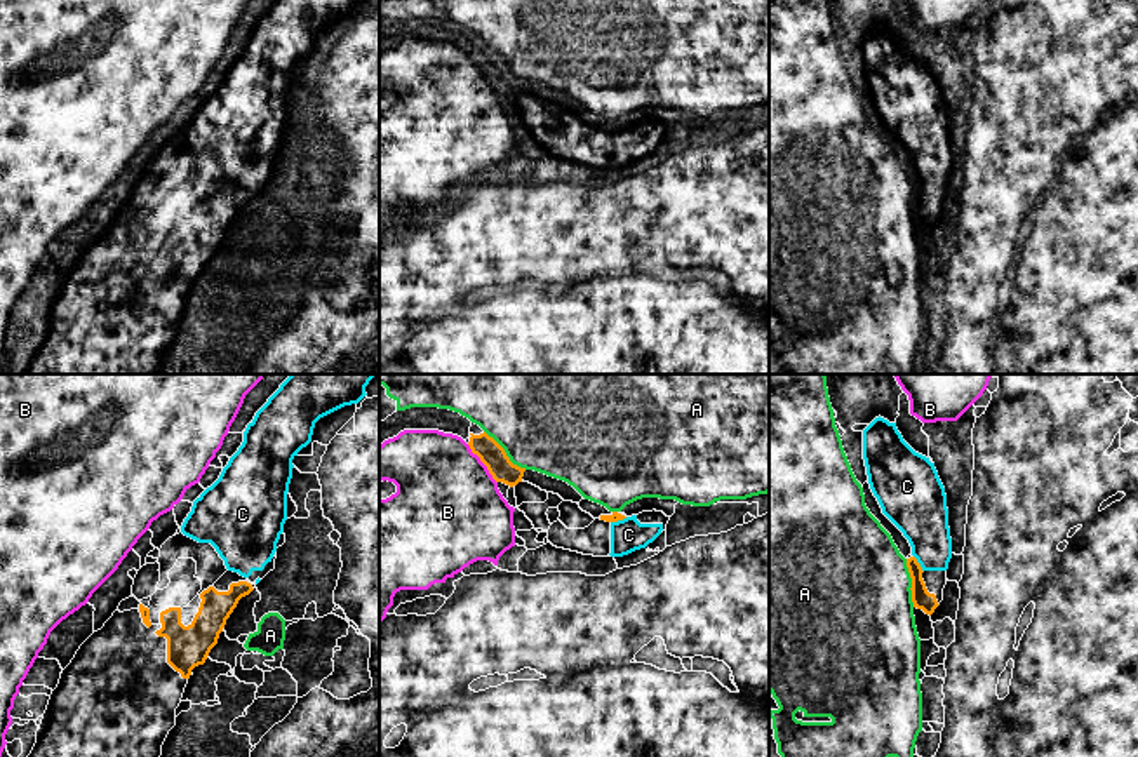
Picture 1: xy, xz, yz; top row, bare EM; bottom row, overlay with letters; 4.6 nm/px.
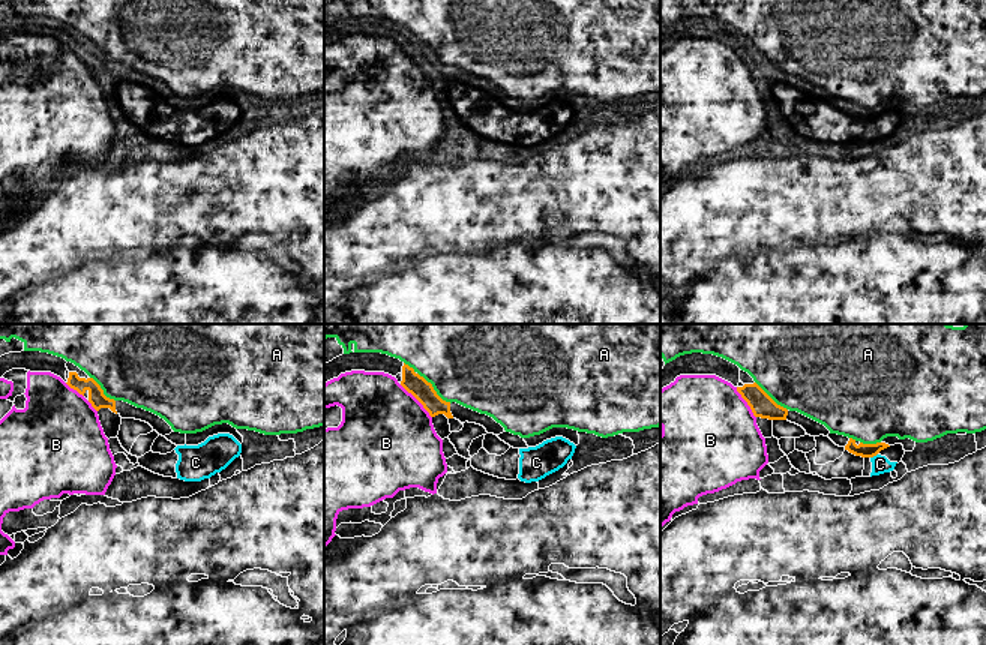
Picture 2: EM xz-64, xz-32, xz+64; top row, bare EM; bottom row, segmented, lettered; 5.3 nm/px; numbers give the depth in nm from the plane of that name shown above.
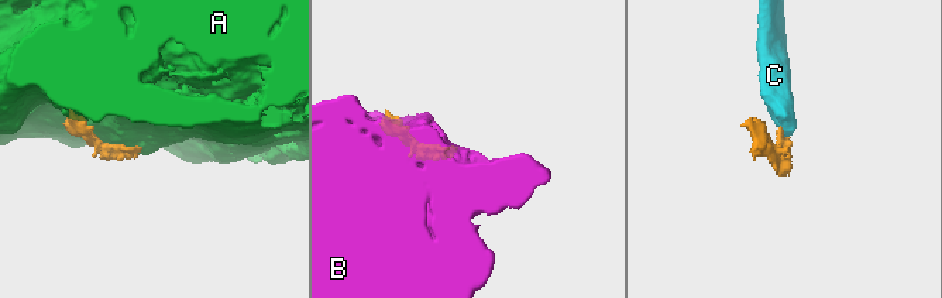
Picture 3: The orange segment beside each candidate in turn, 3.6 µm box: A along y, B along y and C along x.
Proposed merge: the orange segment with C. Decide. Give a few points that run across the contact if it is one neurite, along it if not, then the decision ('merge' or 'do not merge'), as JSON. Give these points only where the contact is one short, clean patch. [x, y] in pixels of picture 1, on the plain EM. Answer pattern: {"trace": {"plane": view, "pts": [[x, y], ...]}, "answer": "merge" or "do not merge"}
{"trace": {"plane": "yz", "pts": [[921, 207], [917, 199], [919, 174], [919, 120]]}, "answer": "merge"}

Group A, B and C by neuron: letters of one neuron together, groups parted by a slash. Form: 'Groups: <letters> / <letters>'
Groups: A / B / C

